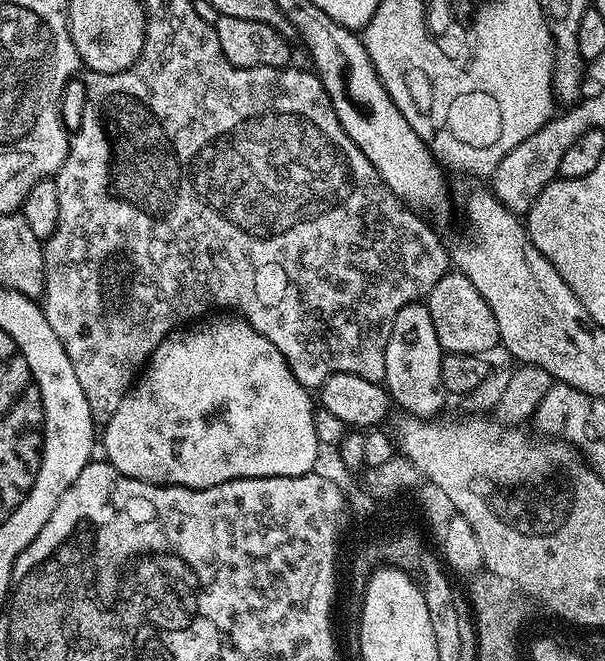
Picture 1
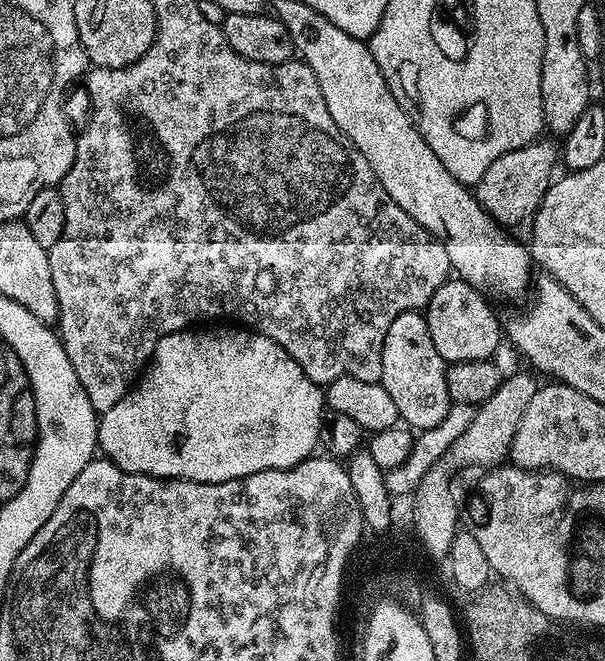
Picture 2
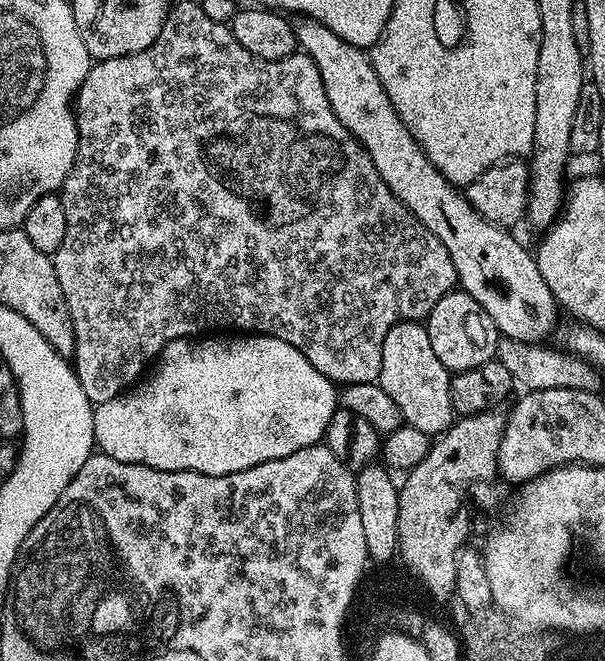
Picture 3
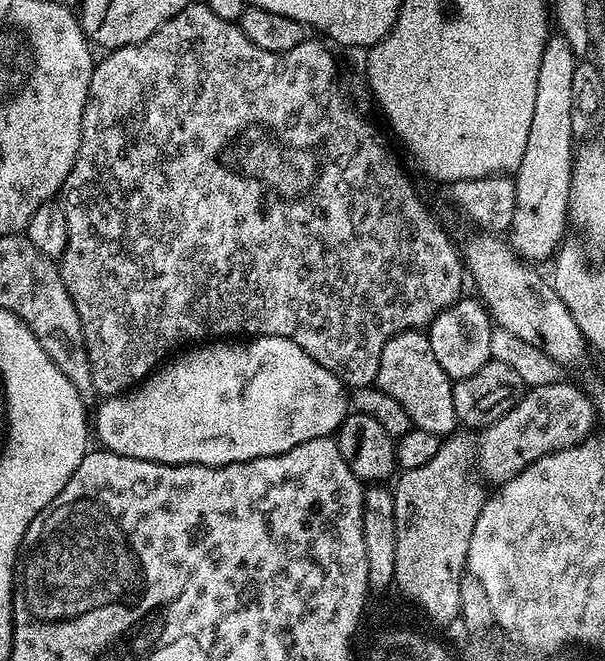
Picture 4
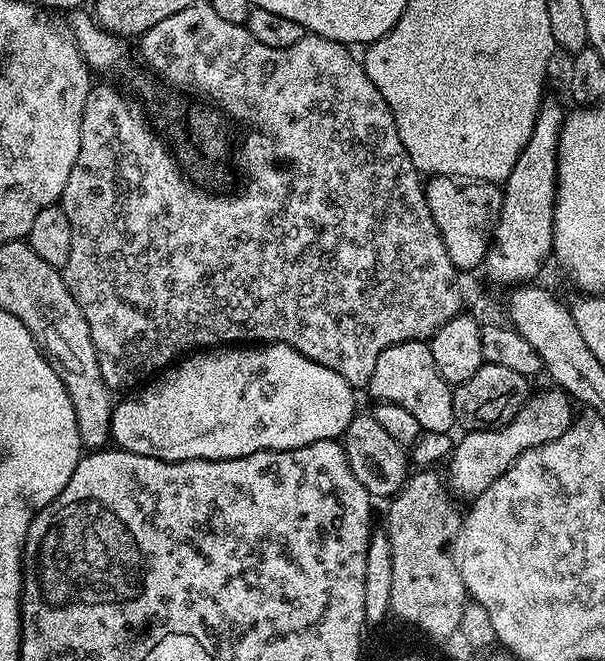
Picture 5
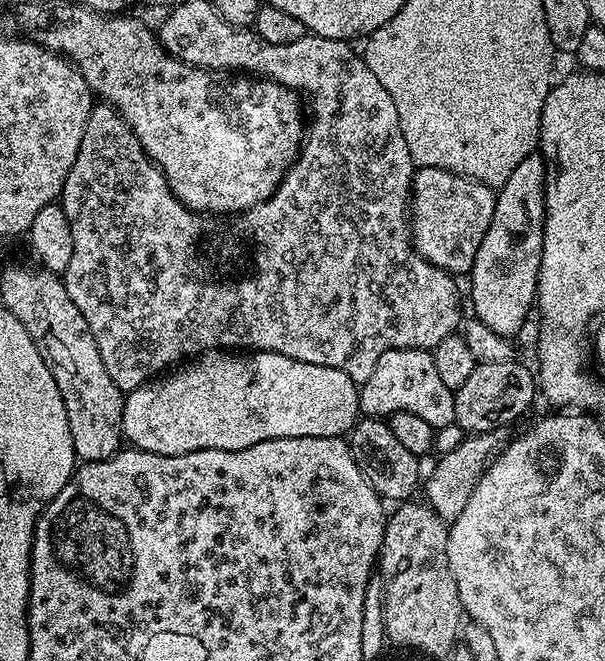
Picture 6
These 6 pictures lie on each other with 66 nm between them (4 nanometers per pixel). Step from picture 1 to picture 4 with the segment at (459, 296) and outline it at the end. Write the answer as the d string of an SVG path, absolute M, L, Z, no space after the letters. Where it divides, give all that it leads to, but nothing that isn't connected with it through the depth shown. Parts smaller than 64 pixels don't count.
M471 299L455 300L446 310L442 310L442 314L438 314L438 318L434 318L434 322L426 329L430 350L434 350L434 359L453 382L470 378L470 374L478 374L478 370L482 370L482 366L486 366L492 359L491 332L494 321L479 299Z

